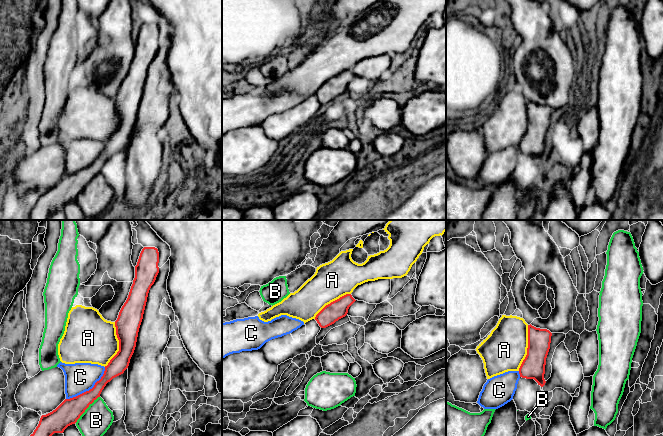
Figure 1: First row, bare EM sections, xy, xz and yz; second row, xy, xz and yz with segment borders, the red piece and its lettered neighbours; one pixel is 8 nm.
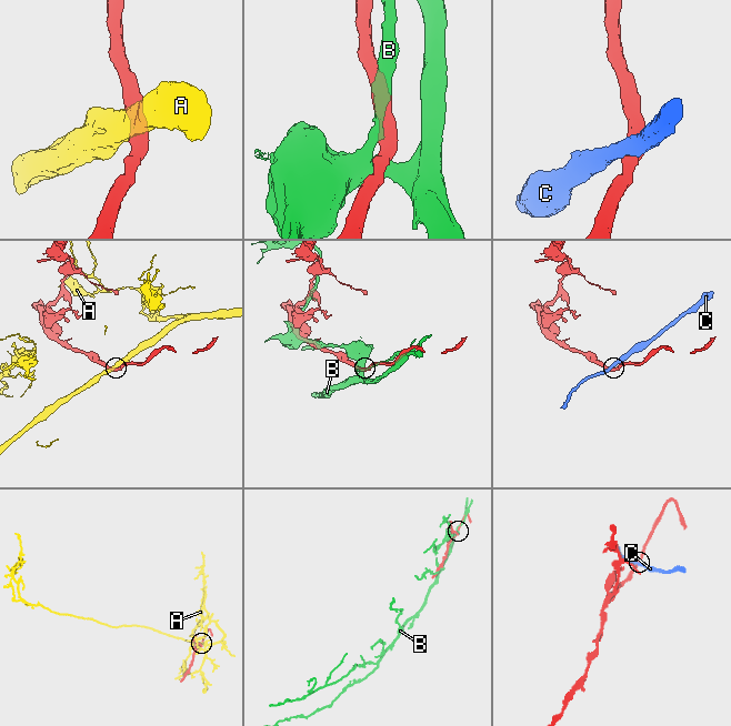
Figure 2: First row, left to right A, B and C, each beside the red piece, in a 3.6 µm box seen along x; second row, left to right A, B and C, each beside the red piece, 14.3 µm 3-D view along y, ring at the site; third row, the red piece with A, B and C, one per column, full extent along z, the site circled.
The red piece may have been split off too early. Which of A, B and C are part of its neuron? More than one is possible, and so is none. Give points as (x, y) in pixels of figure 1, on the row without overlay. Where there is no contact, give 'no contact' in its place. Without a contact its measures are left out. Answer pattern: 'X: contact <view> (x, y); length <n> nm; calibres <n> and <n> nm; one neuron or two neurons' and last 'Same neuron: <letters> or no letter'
A: contact xy (119, 121); length 380 nm; calibres 190 and 400 nm; two neurons
B: contact xy (86, 184); length 300 nm; calibres 190 and 240 nm; two neurons
C: contact xy (90, 165); length 420 nm; calibres 190 and 240 nm; two neurons
Same neuron: no letter

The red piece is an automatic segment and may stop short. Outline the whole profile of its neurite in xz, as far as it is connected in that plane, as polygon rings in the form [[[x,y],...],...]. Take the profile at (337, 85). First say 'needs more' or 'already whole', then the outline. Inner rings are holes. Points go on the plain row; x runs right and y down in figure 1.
already whole; [[[346,70],[339,75],[326,81],[315,93],[315,96],[321,104],[326,104],[334,100],[339,95],[345,93],[349,83],[356,76],[351,70]]]

